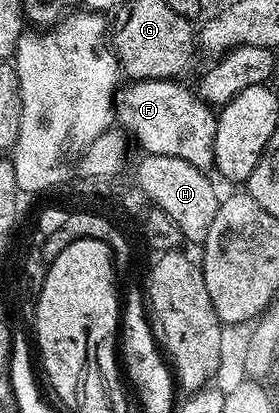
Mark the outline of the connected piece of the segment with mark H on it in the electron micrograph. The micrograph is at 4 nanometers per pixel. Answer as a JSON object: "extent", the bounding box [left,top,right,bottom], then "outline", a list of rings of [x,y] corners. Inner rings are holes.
{"extent":[135,153,222,243],"outline":[[[149,153],[141,158],[140,166],[136,169],[135,184],[155,208],[166,211],[166,215],[178,223],[185,242],[203,243],[206,235],[210,235],[214,215],[218,215],[222,200],[221,194],[216,194],[216,189],[208,178],[209,174],[186,163],[186,159],[174,159],[170,155]]]}

